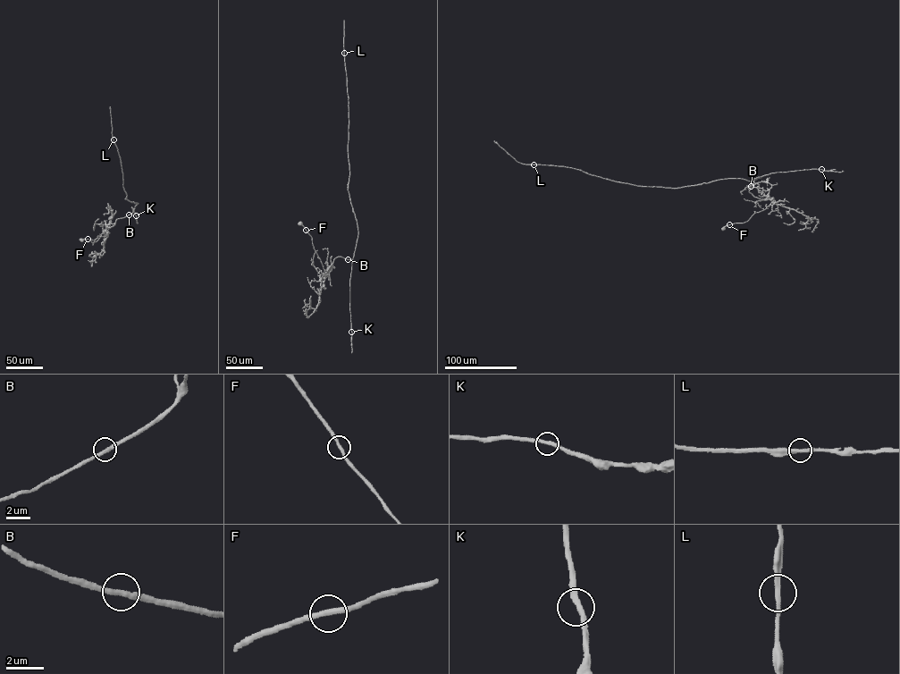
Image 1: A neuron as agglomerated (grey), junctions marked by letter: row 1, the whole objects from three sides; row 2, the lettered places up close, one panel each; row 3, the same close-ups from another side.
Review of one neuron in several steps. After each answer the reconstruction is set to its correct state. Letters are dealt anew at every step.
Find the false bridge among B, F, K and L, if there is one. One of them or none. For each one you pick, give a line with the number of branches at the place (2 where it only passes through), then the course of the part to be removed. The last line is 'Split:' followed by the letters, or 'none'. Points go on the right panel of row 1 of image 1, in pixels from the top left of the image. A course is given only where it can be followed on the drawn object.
Split: none

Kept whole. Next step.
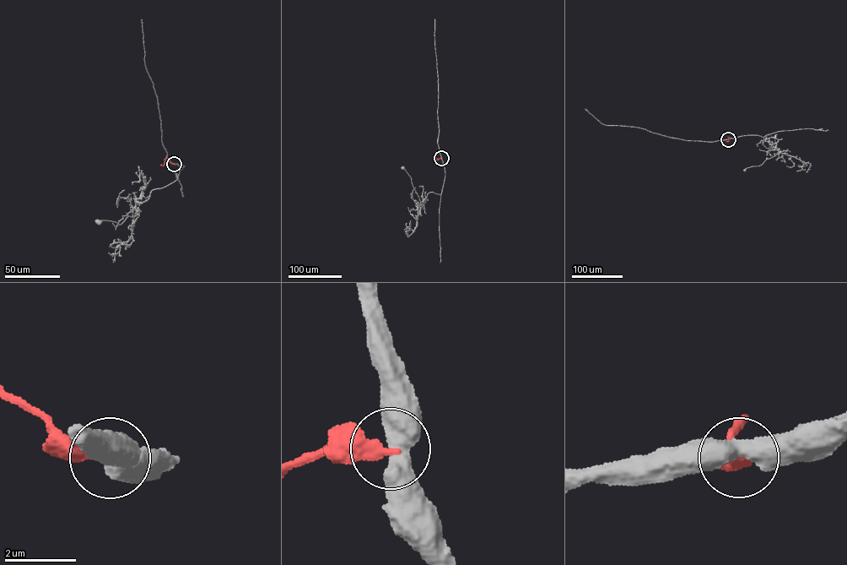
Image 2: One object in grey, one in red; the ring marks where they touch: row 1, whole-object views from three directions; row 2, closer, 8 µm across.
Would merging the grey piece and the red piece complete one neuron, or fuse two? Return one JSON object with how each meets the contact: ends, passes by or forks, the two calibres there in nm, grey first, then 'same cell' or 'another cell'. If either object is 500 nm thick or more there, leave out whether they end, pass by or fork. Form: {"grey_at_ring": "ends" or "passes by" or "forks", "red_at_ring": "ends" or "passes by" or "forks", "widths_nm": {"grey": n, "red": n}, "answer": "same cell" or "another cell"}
{"widths_nm": {"grey": 550, "red": 320}, "answer": "another cell"}

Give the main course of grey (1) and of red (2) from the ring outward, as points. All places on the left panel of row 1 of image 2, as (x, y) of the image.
1: (174, 164), (184, 166), (177, 179), (137, 203), (136, 215), (121, 225), (99, 223)
2: (174, 164), (167, 159), (163, 165), (160, 165)

